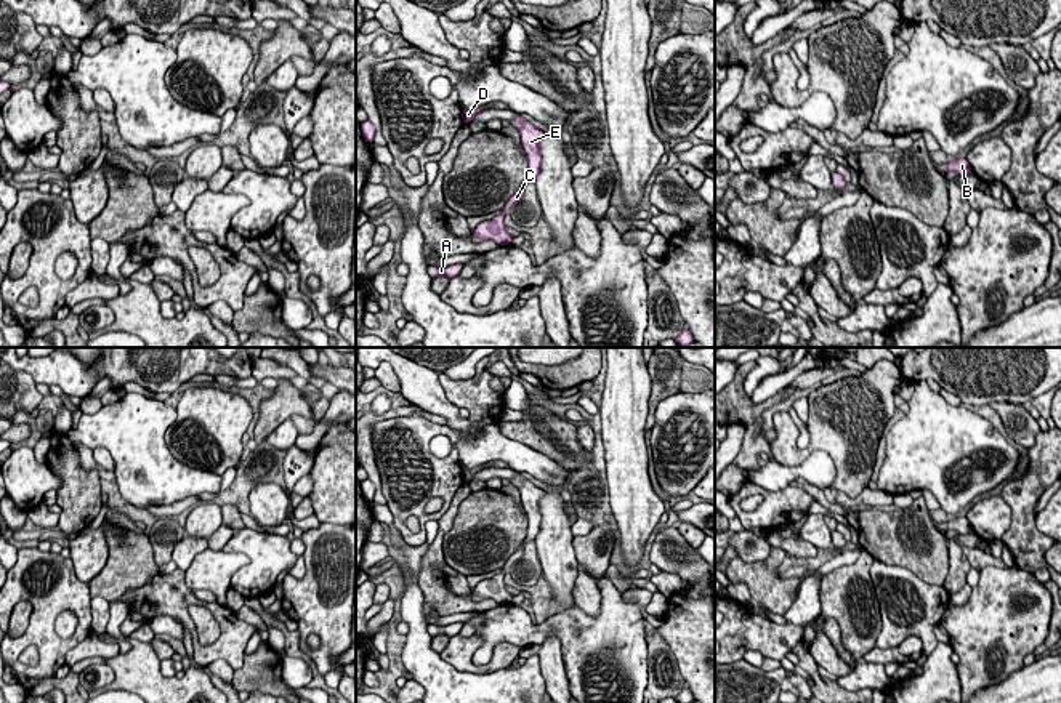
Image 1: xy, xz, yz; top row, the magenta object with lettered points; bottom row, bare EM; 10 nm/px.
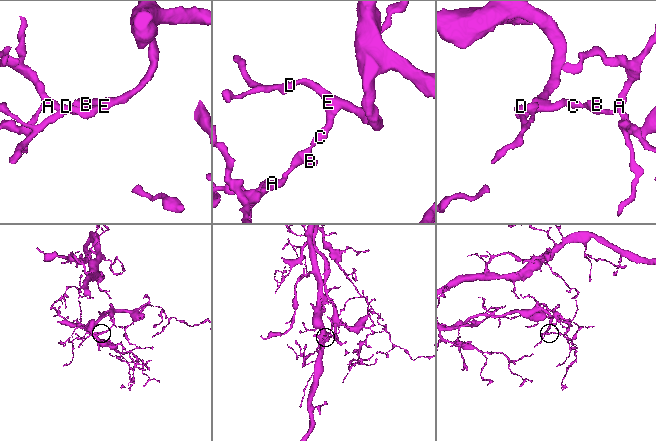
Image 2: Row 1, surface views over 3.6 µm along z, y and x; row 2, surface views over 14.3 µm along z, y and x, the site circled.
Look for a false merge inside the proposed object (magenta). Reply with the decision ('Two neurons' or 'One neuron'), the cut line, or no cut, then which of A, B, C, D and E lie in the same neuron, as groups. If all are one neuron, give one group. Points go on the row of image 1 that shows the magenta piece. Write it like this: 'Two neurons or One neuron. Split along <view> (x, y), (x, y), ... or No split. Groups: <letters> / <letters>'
One neuron. No split. Groups: A B C D E

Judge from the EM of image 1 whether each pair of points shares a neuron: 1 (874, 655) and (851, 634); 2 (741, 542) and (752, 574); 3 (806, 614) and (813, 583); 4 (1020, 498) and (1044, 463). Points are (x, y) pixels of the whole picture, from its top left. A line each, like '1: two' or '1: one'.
1: two
2: two
3: one
4: one

